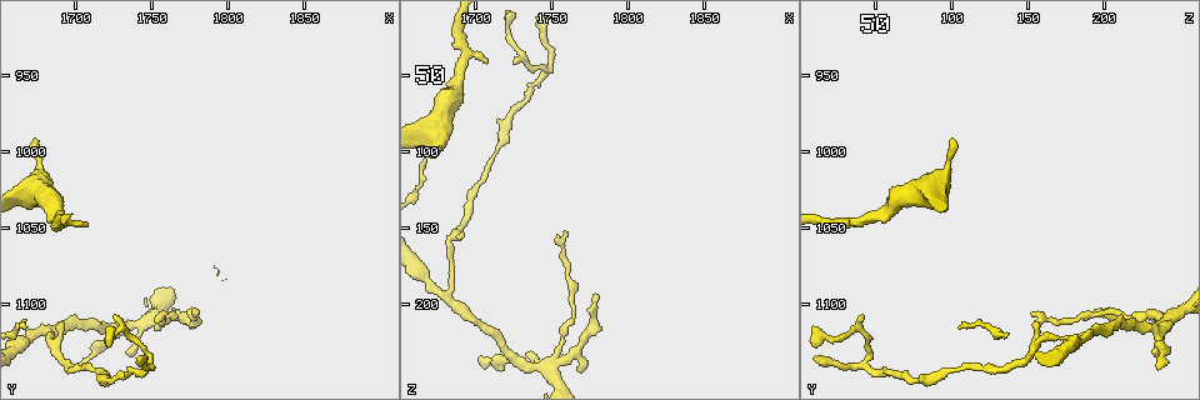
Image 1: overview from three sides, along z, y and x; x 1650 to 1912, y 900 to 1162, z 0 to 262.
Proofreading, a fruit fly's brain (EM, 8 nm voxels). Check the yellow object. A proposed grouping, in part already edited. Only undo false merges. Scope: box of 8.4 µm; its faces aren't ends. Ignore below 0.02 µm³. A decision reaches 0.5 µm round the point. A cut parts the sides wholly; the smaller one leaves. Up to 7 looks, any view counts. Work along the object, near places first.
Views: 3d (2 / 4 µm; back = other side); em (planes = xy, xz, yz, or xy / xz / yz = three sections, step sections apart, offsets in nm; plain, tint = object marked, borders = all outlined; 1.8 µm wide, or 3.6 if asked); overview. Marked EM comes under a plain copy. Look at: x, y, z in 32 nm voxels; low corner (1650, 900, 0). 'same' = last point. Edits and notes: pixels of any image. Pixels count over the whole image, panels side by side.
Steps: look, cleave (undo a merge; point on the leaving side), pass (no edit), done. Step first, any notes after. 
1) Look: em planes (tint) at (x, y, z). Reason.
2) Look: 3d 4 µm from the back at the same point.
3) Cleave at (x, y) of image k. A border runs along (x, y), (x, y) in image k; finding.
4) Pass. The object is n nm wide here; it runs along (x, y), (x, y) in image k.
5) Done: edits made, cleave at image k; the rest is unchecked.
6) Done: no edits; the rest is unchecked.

Look: em xz step 8 (tint) at (1684, 1116, 196).

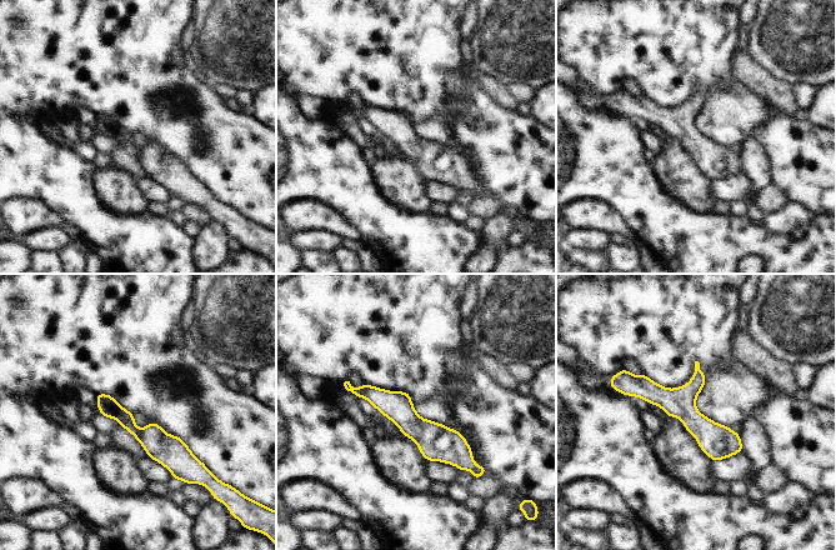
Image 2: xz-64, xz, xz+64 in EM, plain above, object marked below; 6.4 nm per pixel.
Pass. It runs along (355, 390), (393, 404), (471, 464) in image 2; continuous, no second neuron.

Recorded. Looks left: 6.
Look: em yz step 16 (tint) at (1750, 1108, 244). Arms run side by side.

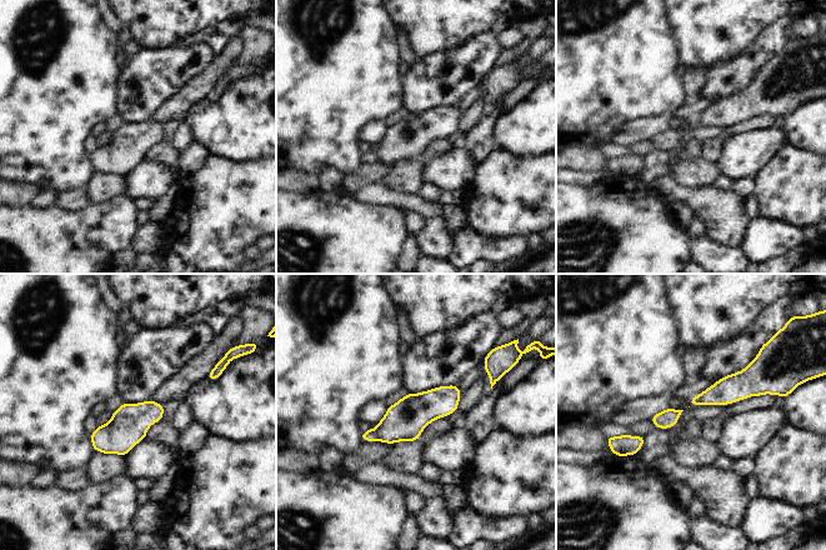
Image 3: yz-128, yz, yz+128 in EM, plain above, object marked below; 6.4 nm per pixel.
Look: em planes (tint) at the same point. Cut it another way.

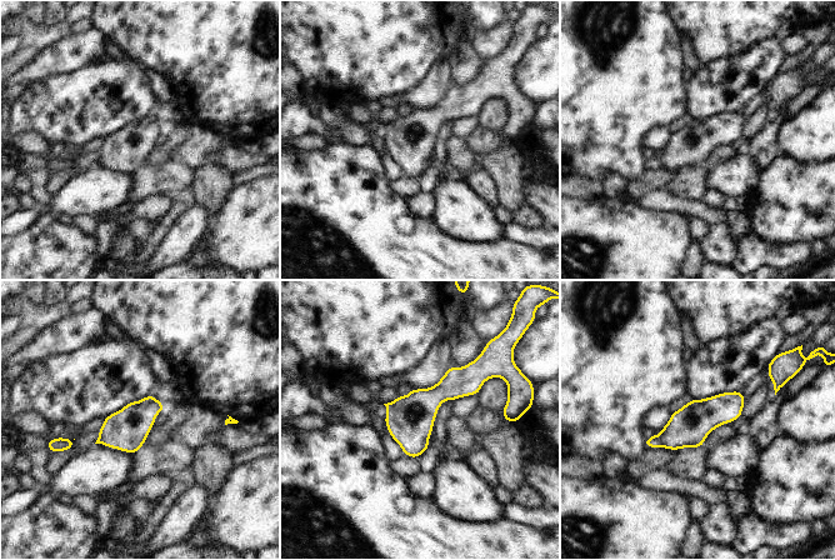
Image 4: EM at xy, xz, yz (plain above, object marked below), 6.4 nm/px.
Pass. The object is 260 nm wide here; it runs along (741, 400), (649, 444) in image 4; all the same neuron.

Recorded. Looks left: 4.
Look: 3d 4 µm at (1748, 1142, 46). Abrupt turn.

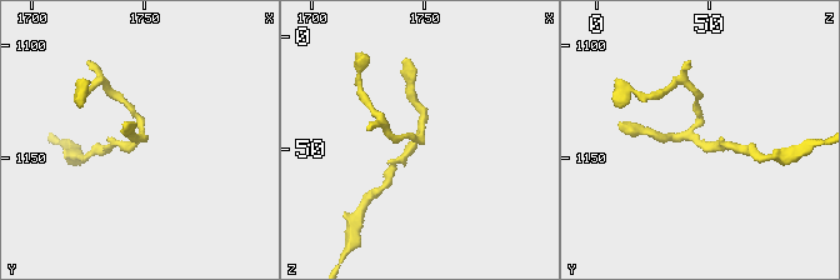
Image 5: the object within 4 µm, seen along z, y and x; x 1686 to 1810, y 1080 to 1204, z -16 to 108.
Look: em planes (tint) at (1748, 1141, 45). Now the EM.

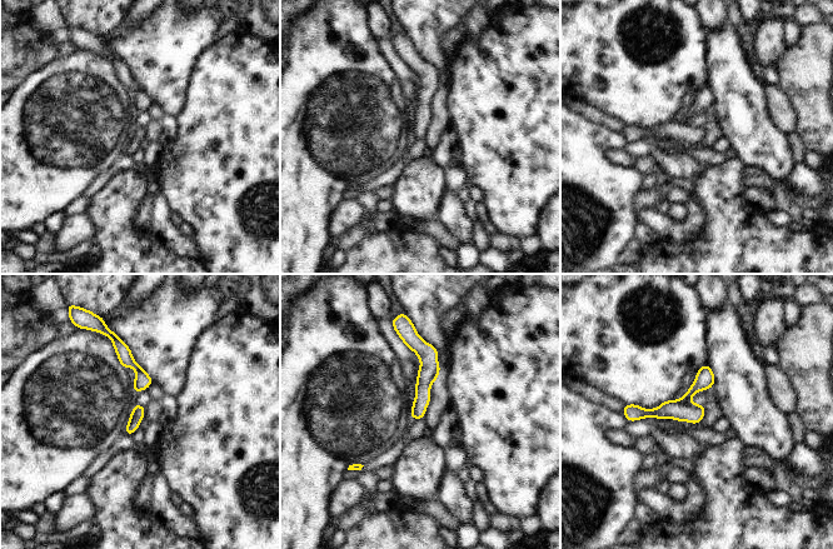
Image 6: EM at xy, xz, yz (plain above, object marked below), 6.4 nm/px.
Pass. The object is 90 nm wide here; it runs along (709, 373), (674, 409), (627, 410) in image 6; one neuron here.

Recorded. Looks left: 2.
Done: no edits; the rest is unchecked.

